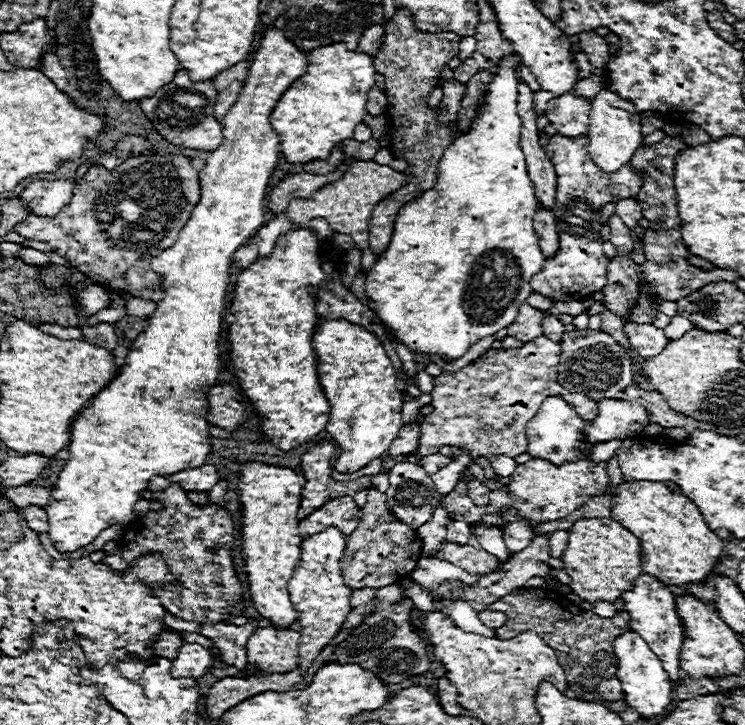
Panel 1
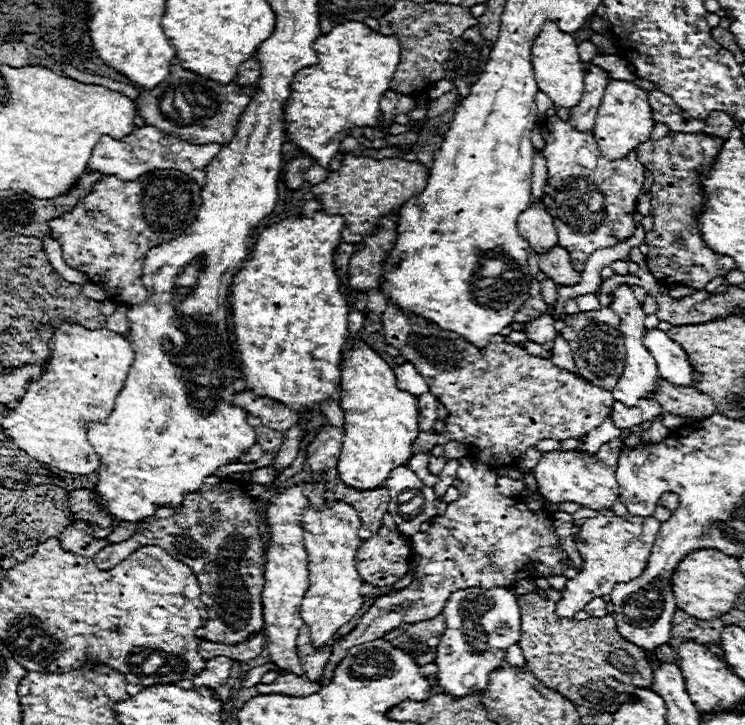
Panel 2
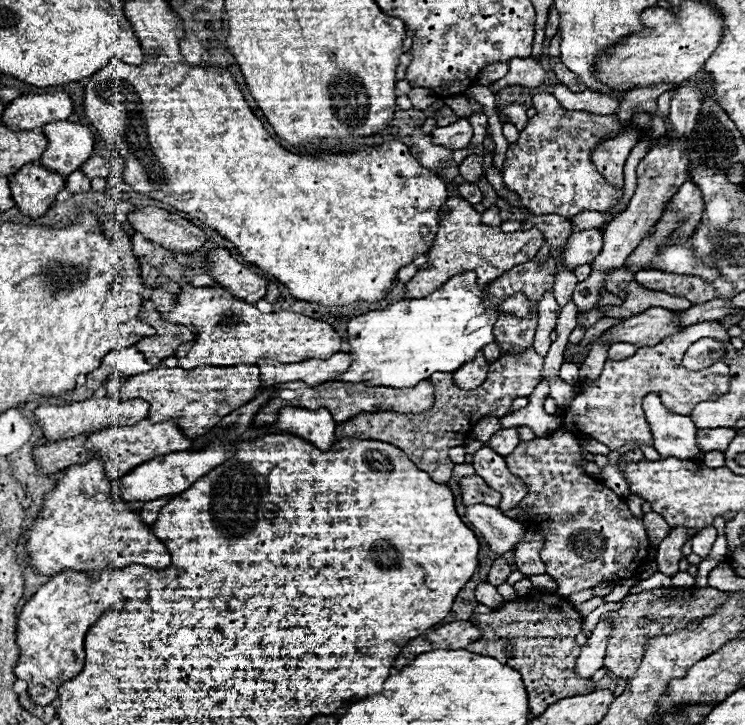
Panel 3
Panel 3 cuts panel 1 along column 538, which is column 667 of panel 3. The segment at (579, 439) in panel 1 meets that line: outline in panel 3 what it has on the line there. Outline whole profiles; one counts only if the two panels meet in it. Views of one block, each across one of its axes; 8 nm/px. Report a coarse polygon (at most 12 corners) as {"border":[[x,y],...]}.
{"border":[[656,394],[644,398],[662,458],[694,460],[696,426]]}

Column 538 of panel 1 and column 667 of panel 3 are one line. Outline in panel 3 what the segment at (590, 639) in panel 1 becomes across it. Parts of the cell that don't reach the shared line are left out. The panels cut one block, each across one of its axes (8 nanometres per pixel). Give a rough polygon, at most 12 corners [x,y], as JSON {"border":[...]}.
{"border":[[716,588],[630,594],[610,614],[604,668],[632,680],[644,640],[712,616]]}

